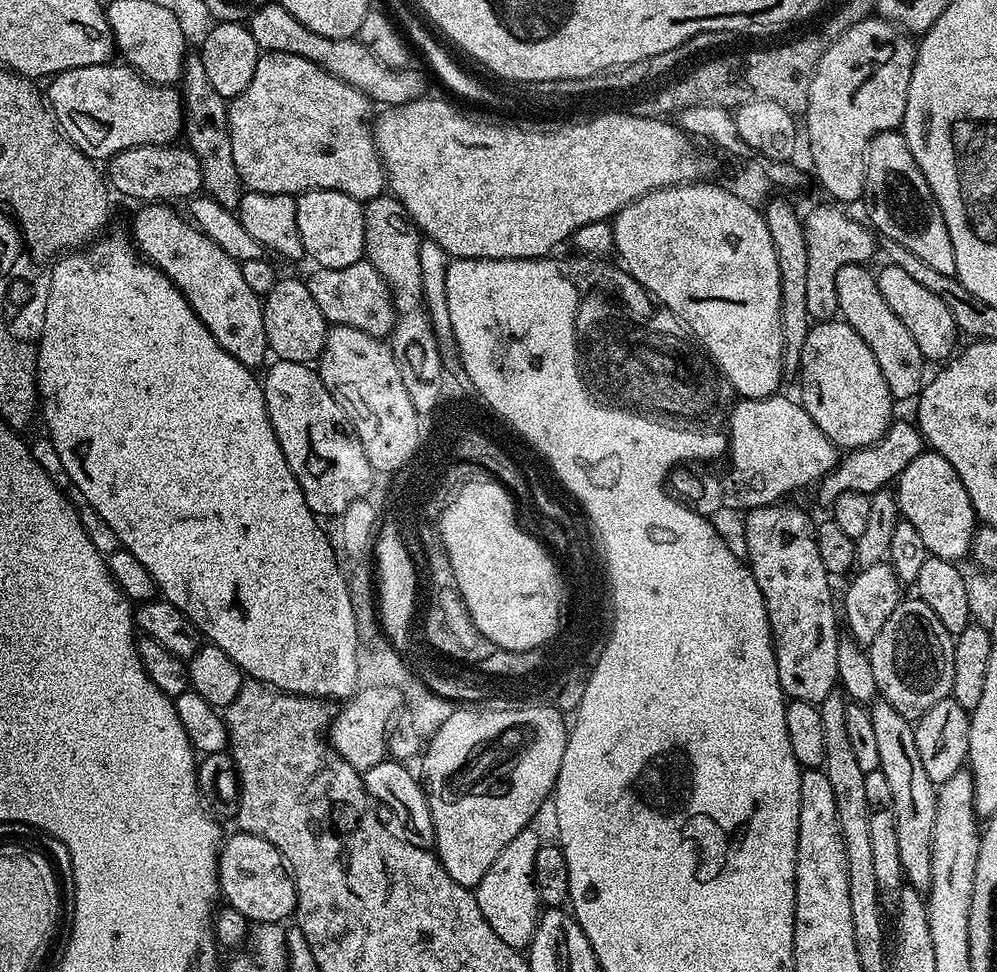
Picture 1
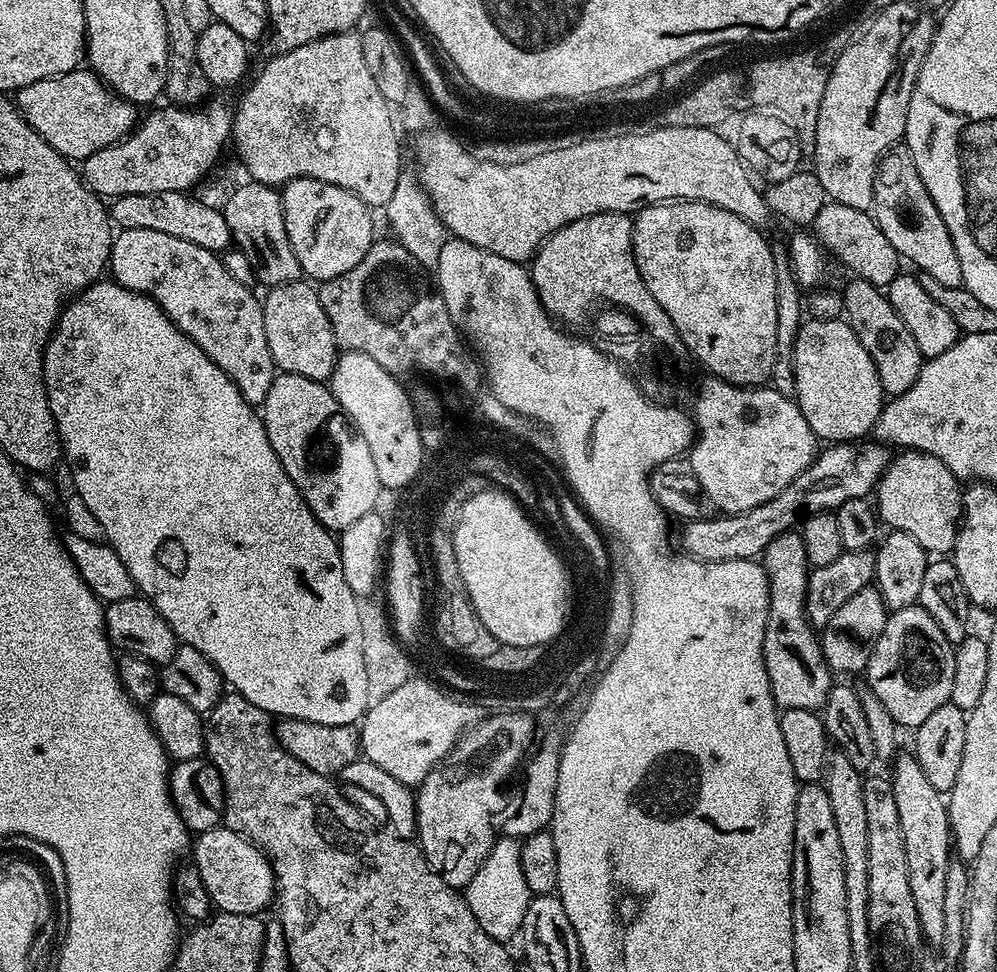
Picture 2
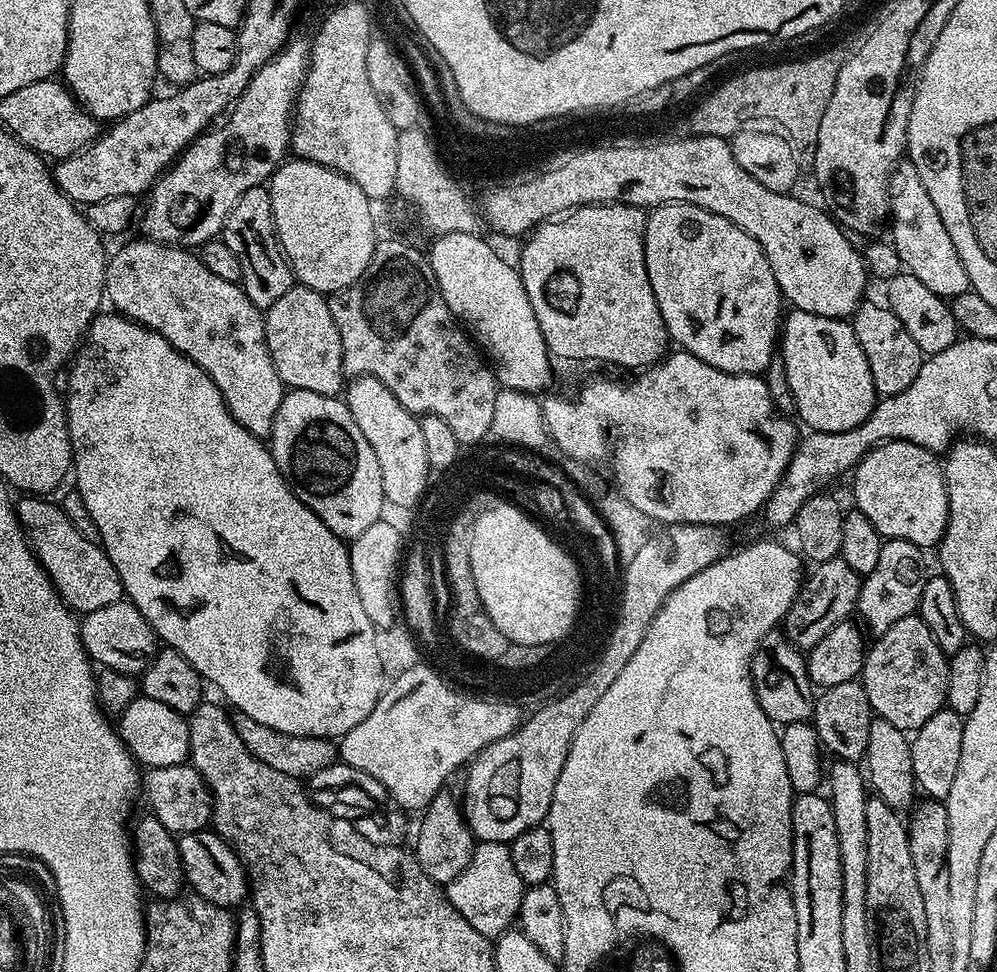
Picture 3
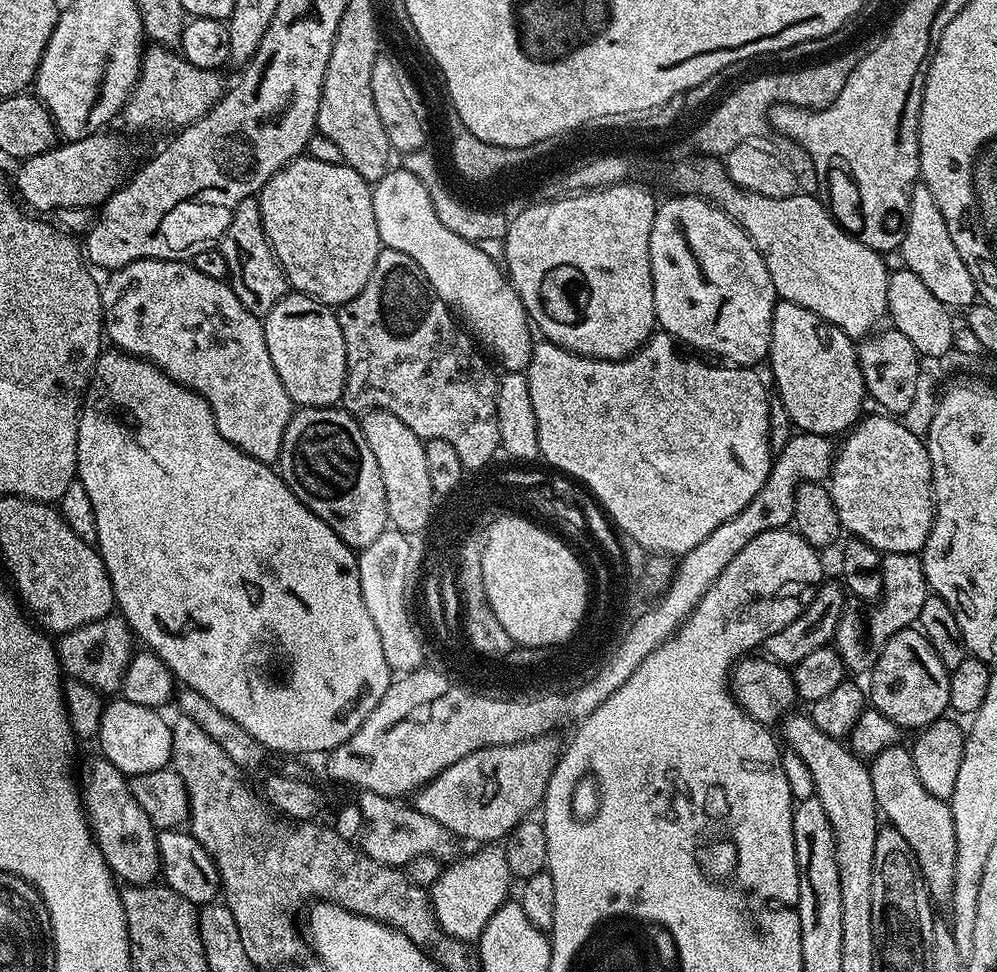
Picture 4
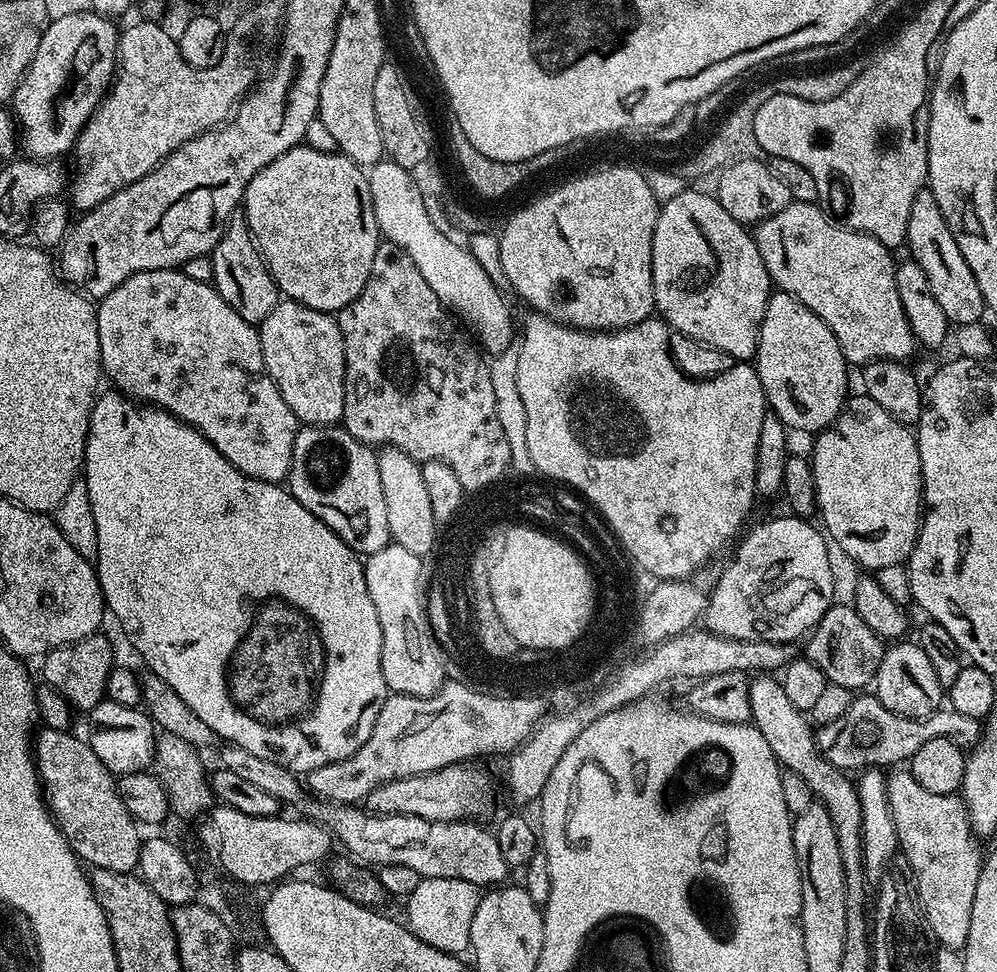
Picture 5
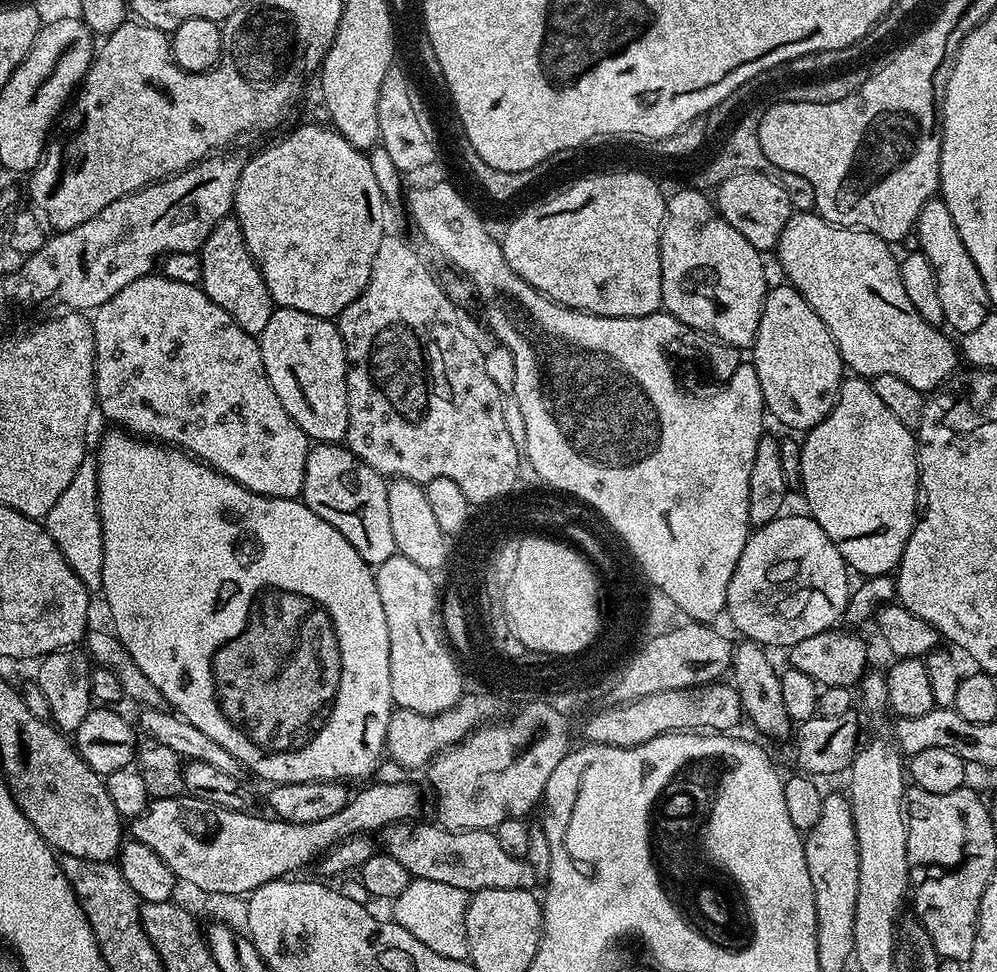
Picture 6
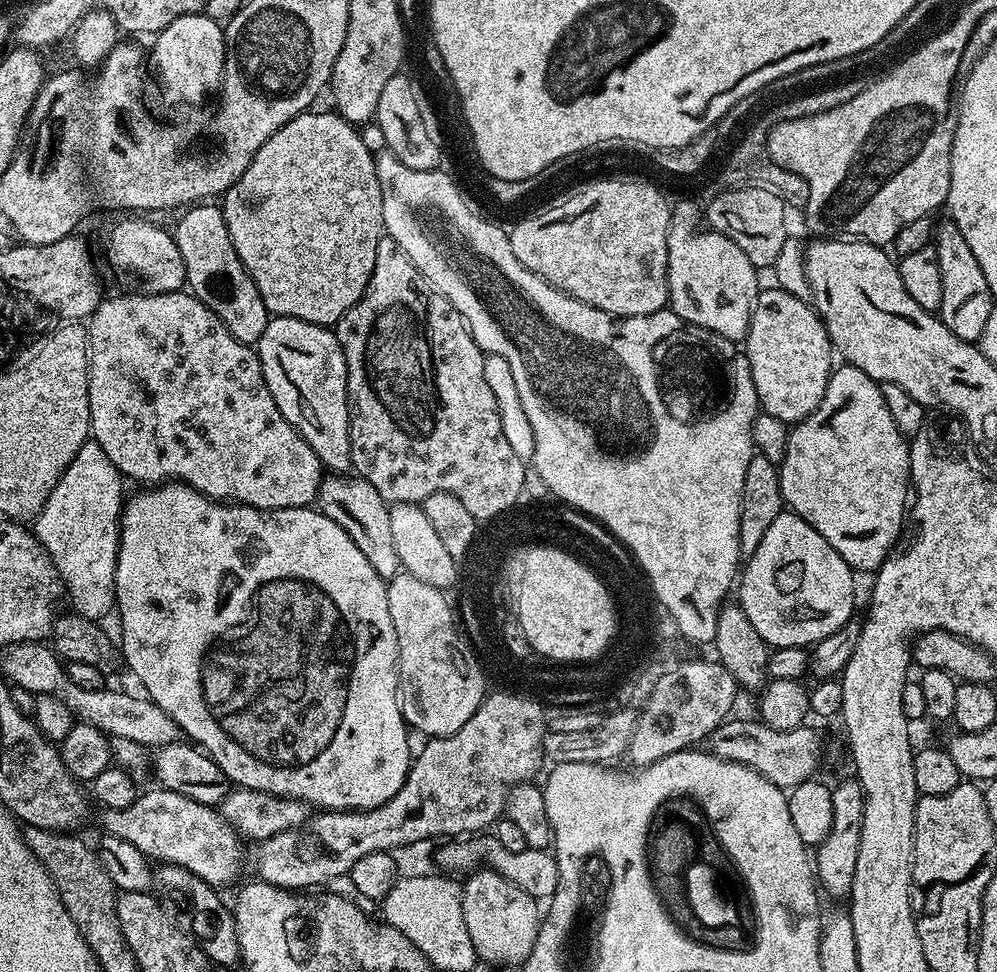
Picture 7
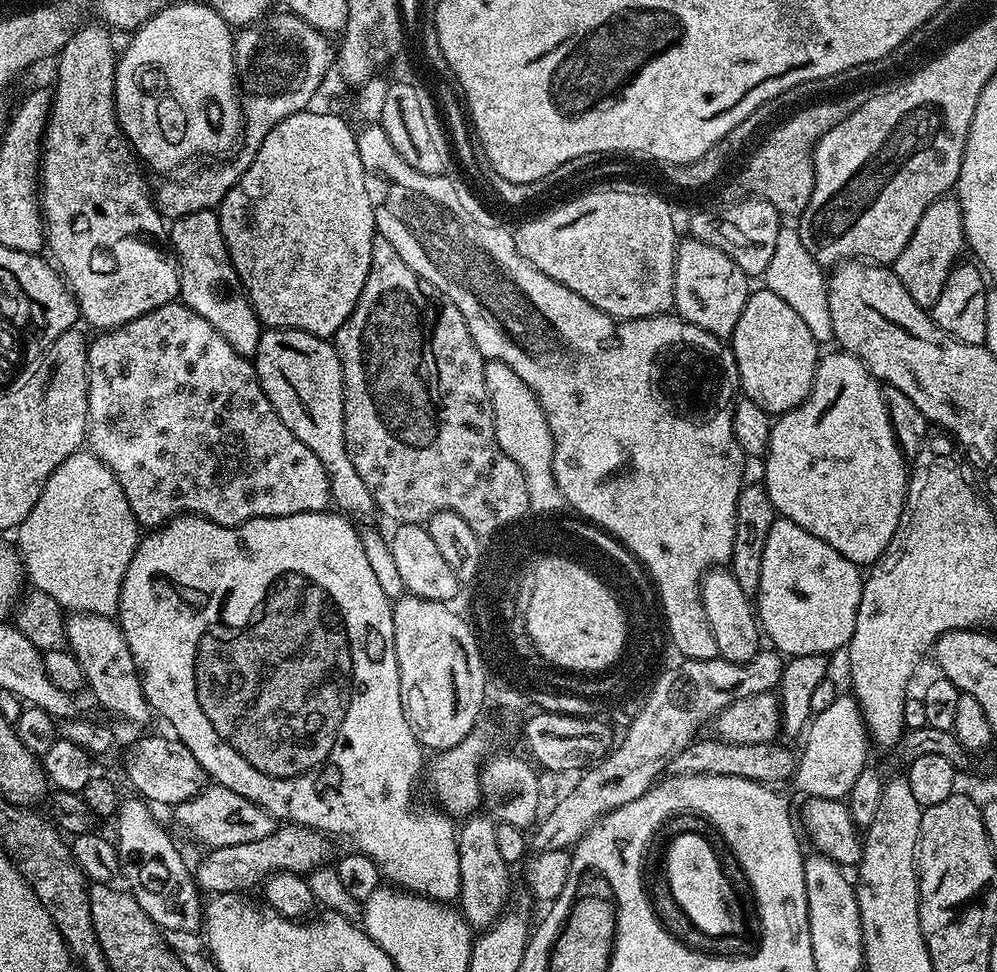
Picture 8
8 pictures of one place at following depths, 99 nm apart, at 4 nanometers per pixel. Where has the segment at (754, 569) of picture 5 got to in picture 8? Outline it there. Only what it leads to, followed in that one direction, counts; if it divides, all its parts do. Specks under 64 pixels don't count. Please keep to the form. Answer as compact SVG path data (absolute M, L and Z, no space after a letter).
M783 518L770 526L754 611L767 643L777 652L791 658L847 649L863 589L861 569L838 554L834 546Z

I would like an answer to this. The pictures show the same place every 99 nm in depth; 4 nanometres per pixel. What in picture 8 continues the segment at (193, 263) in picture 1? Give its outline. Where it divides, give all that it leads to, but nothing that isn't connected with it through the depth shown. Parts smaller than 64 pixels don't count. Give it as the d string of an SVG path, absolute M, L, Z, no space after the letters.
M183 302L163 304L130 322L126 322L117 328L109 328L101 331L100 336L94 339L88 346L88 434L87 447L98 459L118 478L122 486L122 494L126 494L126 502L130 502L130 510L134 514L137 524L144 530L156 530L173 520L176 516L191 514L204 516L207 520L213 520L227 528L238 526L247 520L262 518L263 516L289 516L290 514L306 514L307 512L323 512L329 507L332 495L330 494L330 482L324 469L324 464L318 462L318 454L306 446L306 442L298 442L278 418L270 398L260 385L260 379L256 373L255 363L249 357L238 354L202 314L190 310Z

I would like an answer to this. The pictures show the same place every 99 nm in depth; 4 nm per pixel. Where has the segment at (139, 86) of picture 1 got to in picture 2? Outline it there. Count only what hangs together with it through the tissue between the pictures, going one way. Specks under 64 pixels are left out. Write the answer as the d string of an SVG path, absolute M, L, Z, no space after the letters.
M84 66L20 89L15 93L14 103L30 127L46 138L58 154L73 162L82 162L98 150L111 148L138 123L137 105L112 91L95 72Z

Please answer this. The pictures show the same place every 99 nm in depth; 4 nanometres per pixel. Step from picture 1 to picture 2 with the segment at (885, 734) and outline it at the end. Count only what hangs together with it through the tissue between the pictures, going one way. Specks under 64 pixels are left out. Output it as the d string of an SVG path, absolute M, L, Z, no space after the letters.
M901 751L899 755L895 757L894 763L891 765L892 772L890 771L890 779L894 786L894 799L898 801L898 822L902 822L902 842L906 842L906 867L910 870L910 894L914 897L914 907L918 909L918 922L920 923L920 929L924 935L925 941L929 945L933 944L936 950L943 949L944 935L946 934L946 912L942 910L944 899L946 898L946 874L948 873L948 865L950 863L950 849L953 847L952 842L952 828L948 825L948 805L945 797L938 790L934 790L934 786L930 786L930 782L926 778L926 773L922 770L922 766L918 766L915 755L911 751Z

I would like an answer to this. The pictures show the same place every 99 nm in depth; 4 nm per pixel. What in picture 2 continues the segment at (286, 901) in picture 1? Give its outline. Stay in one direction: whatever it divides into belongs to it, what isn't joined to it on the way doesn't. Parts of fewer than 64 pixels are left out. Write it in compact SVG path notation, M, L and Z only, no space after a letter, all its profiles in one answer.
M223 826L211 828L195 837L190 848L191 856L198 878L202 878L202 886L206 886L206 894L210 894L219 911L254 916L263 913L268 903L273 903L276 876L272 865L268 857L245 836Z

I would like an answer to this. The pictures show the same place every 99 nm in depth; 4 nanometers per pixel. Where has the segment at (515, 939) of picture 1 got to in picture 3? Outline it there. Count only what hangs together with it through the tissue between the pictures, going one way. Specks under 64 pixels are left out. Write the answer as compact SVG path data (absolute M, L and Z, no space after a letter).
M480 842L473 847L472 860L466 866L466 870L446 885L446 895L448 903L454 906L458 914L462 914L462 918L466 918L466 922L470 922L470 926L474 926L474 930L478 930L478 934L495 938L509 931L517 923L525 887L522 878L518 878L518 870L514 870L509 845Z

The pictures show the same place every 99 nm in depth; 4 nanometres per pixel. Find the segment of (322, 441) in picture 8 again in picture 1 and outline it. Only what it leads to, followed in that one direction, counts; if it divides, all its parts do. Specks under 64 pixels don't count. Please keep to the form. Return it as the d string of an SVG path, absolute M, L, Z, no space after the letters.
M277 279L274 290L263 297L264 325L271 355L278 360L289 360L299 364L312 364L319 361L330 327L322 310L310 295L307 283L301 280Z

